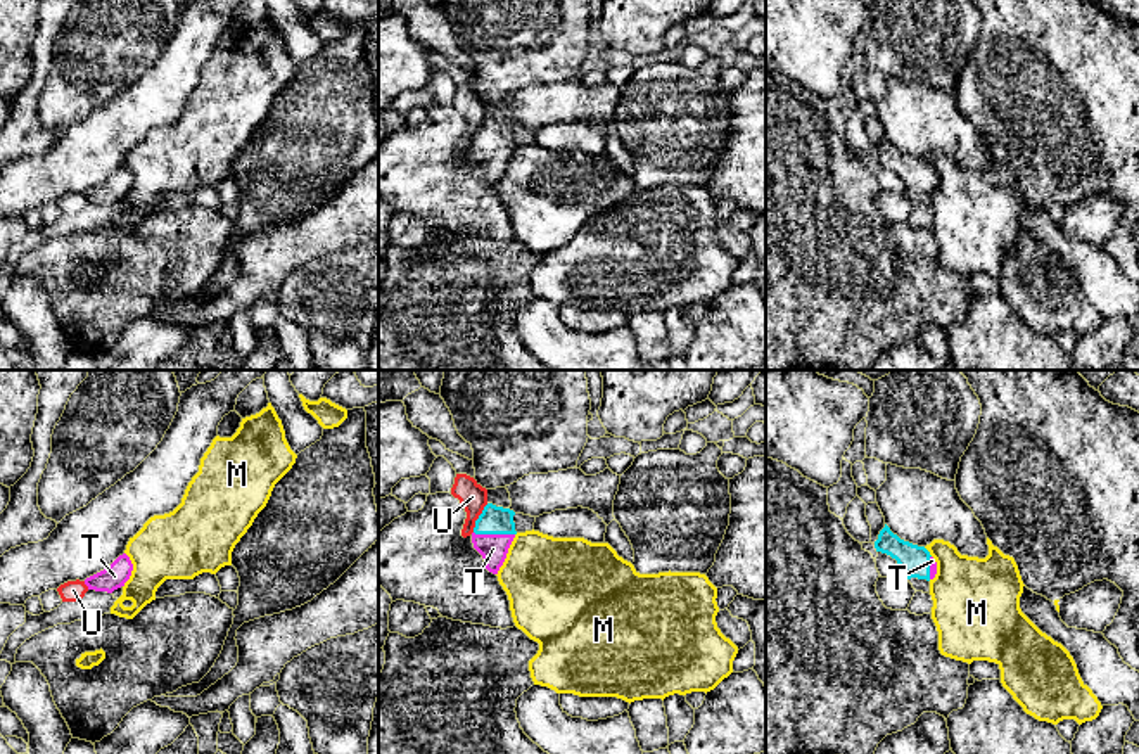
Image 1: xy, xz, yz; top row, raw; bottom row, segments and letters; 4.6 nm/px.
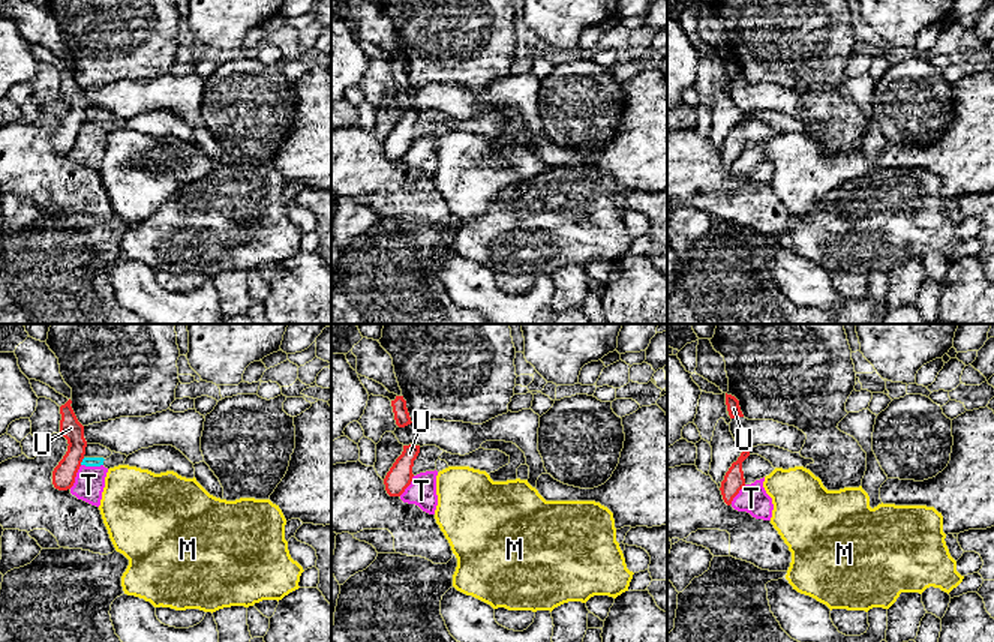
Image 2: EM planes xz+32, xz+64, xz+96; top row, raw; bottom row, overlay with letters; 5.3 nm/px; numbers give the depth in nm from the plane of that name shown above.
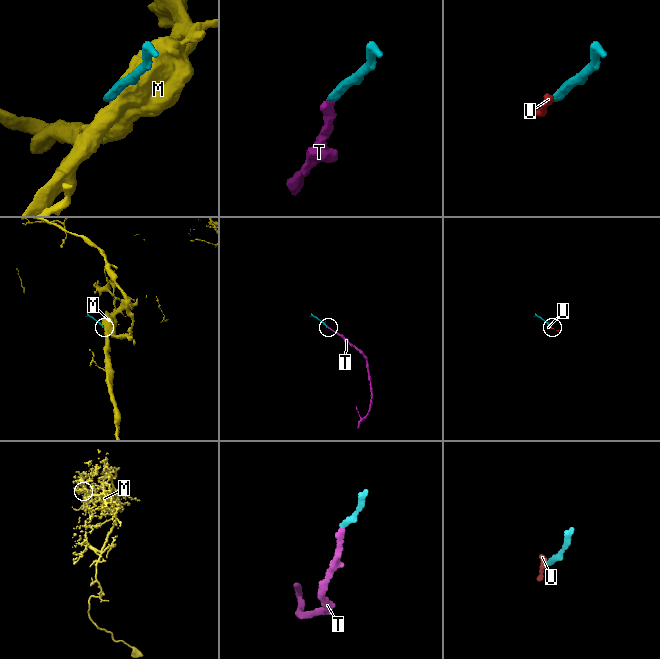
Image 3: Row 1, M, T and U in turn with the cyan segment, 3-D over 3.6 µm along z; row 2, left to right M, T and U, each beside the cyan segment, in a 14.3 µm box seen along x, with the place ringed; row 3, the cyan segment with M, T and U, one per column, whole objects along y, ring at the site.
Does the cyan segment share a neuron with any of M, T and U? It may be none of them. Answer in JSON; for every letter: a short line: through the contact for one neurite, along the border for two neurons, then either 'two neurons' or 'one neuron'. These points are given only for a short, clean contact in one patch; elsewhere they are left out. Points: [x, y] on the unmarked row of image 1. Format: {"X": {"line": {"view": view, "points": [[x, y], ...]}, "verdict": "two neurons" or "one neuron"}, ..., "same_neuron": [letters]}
{"M": {"verdict": "two neurons"}, "T": {"verdict": "one neuron"}, "U": {"line": {"view": "xz", "points": [[488, 116], [472, 144]]}, "verdict": "two neurons"}, "same_neuron": ["T"]}

